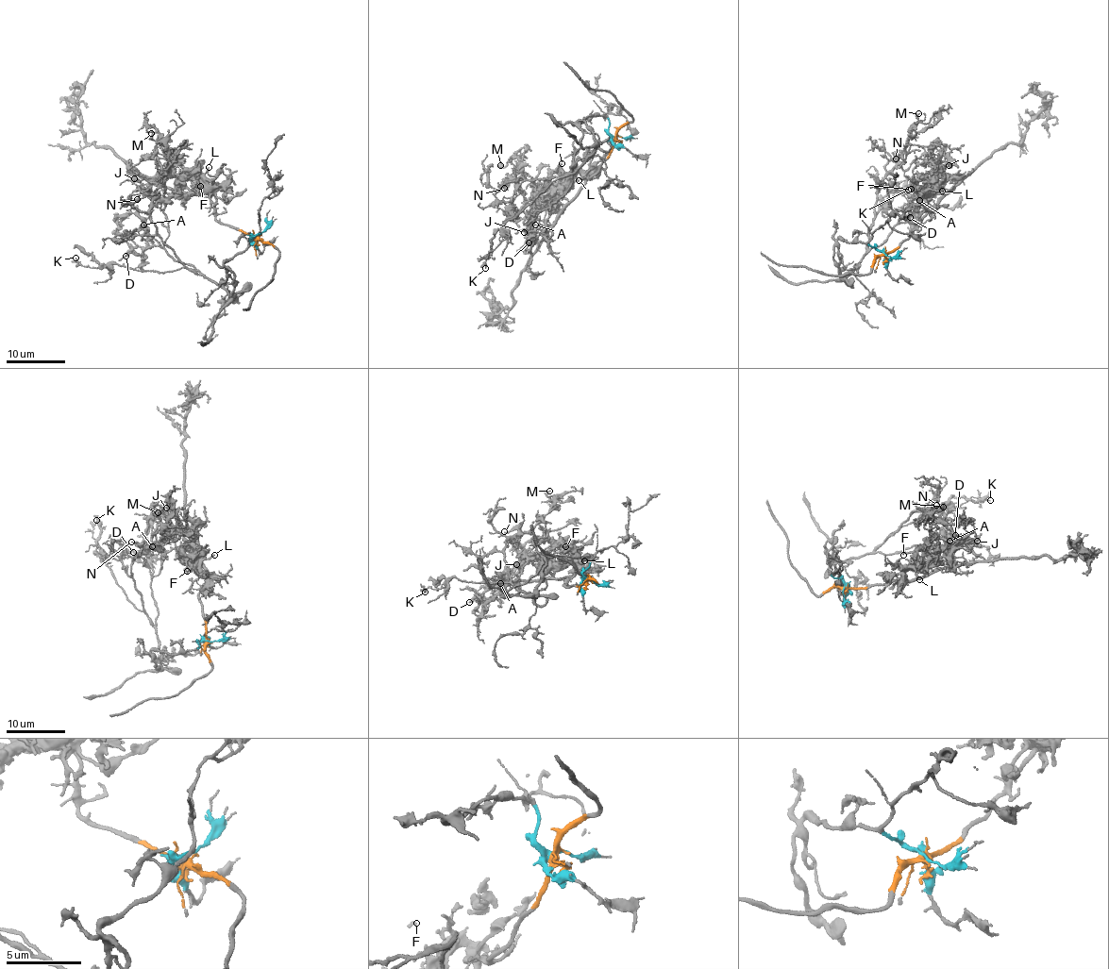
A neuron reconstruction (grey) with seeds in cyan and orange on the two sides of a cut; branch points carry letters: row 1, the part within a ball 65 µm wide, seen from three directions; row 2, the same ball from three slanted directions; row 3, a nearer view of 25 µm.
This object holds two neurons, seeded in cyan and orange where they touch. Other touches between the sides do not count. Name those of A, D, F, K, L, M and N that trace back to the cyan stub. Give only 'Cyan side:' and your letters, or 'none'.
Cyan side: A, D, K, M, N

